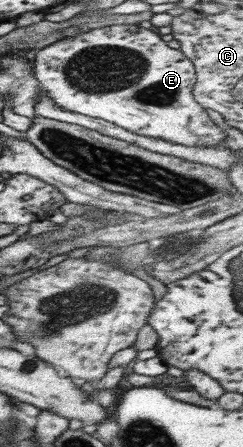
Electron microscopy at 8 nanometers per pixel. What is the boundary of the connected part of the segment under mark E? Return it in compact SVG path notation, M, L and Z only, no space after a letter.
M134 24L92 28L44 46L34 56L34 75L38 85L59 108L109 121L141 136L157 137L183 146L223 145L221 127L207 117L205 109L193 98L194 67L180 49L167 47L153 28L145 29Z

